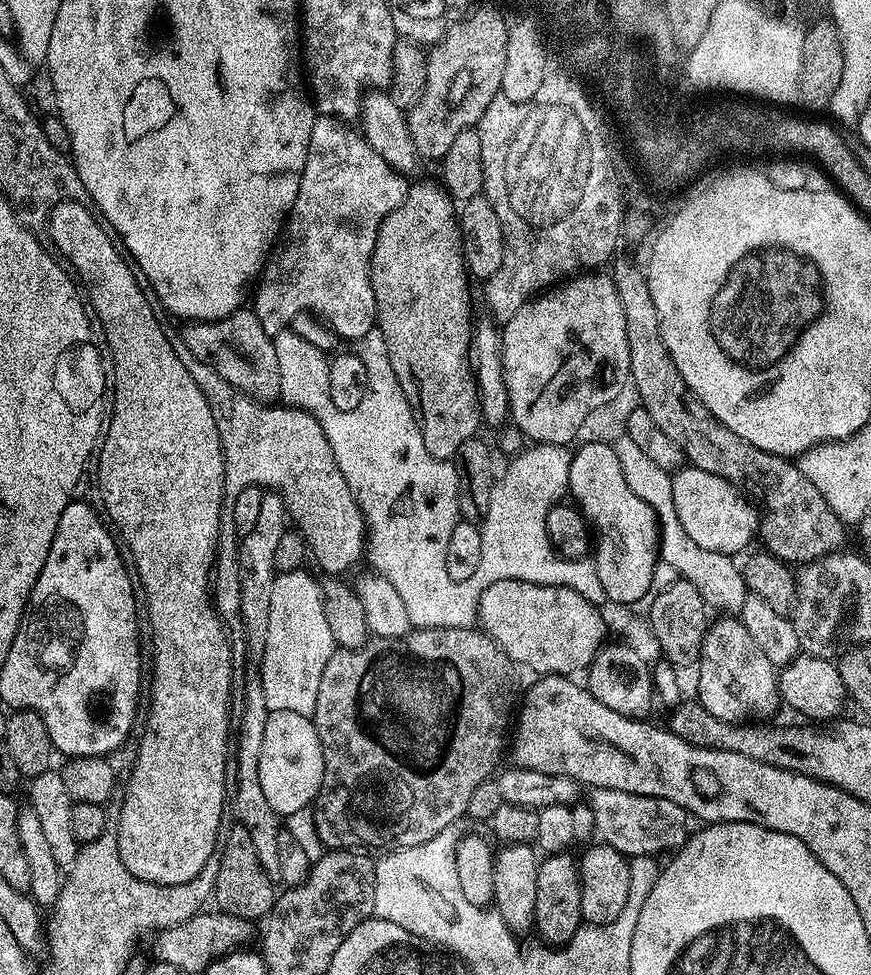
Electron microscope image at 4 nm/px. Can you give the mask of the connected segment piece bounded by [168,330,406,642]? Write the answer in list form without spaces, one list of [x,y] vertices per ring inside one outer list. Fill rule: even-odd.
[[[169,331],[168,341],[178,355],[187,358],[190,374],[212,403],[220,444],[224,447],[225,471],[240,471],[242,484],[246,488],[251,484],[265,484],[265,489],[282,493],[287,515],[304,524],[304,536],[313,554],[325,568],[325,573],[345,574],[360,561],[358,595],[362,608],[366,610],[371,635],[389,636],[392,642],[401,639],[405,635],[406,602],[401,597],[398,578],[389,565],[373,559],[374,554],[368,554],[368,548],[374,548],[374,532],[360,512],[356,493],[346,482],[335,461],[328,433],[320,421],[299,406],[271,408],[271,403],[252,399],[237,385],[221,377],[210,365],[192,356],[183,331]],[[311,456],[316,459],[316,476],[304,469],[303,460]]]

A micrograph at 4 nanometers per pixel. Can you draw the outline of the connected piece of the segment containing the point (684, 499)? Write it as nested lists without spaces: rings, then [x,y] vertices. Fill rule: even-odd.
[[[684,466],[680,473],[677,471],[673,475],[672,489],[676,513],[694,542],[698,542],[706,550],[731,557],[735,557],[736,552],[743,548],[753,547],[752,539],[755,536],[757,539],[762,528],[762,516],[757,505],[735,484],[701,468]]]

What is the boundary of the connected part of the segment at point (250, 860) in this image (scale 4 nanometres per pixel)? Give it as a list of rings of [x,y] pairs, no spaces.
[[[239,822],[233,825],[229,832],[227,829],[218,852],[220,865],[216,875],[215,903],[220,903],[217,904],[219,911],[229,912],[232,916],[267,917],[276,907],[278,888],[272,885],[275,884],[273,877],[268,875],[268,871],[258,860],[258,850],[254,850],[254,838],[250,838],[250,830],[246,830]]]

